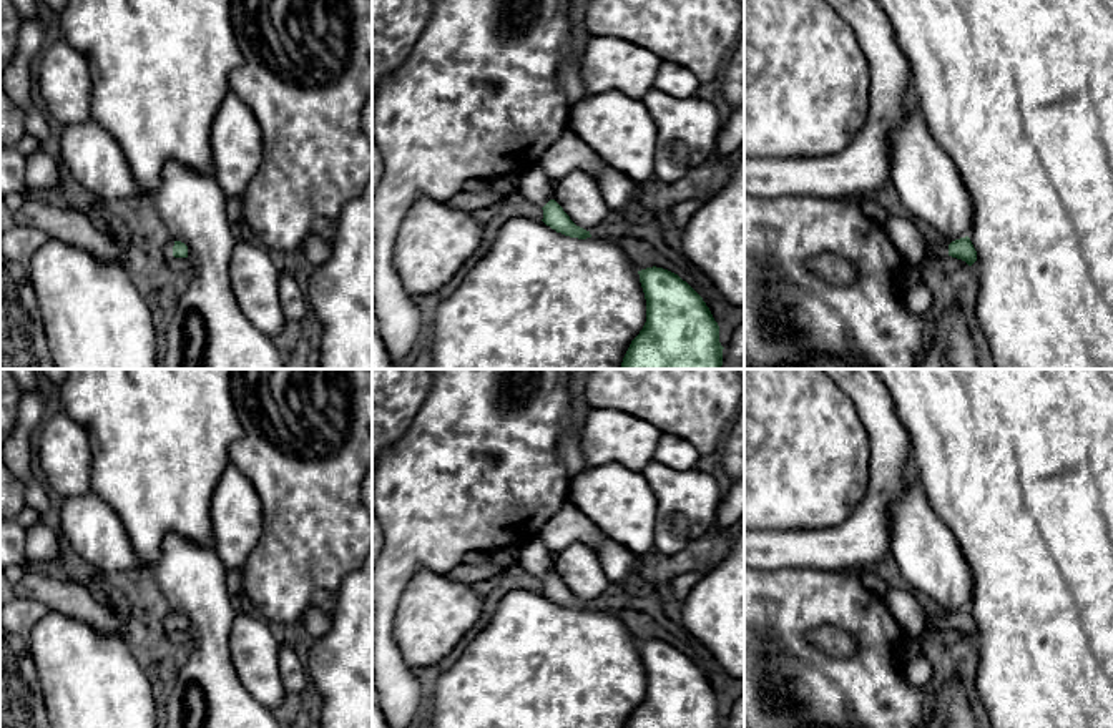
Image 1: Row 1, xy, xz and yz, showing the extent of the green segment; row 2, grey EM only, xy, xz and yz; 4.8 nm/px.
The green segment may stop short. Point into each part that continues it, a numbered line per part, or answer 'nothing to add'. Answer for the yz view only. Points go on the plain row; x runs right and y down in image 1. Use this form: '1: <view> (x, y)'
1: yz (932, 615)

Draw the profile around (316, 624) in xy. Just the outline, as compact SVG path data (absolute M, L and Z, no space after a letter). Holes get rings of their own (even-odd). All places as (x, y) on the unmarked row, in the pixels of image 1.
M311 607L301 623L309 638L319 638L331 630L331 618L322 610Z

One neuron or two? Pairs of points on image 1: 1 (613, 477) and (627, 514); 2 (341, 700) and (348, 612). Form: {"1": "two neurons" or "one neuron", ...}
{"1": "one neuron", "2": "one neuron"}

